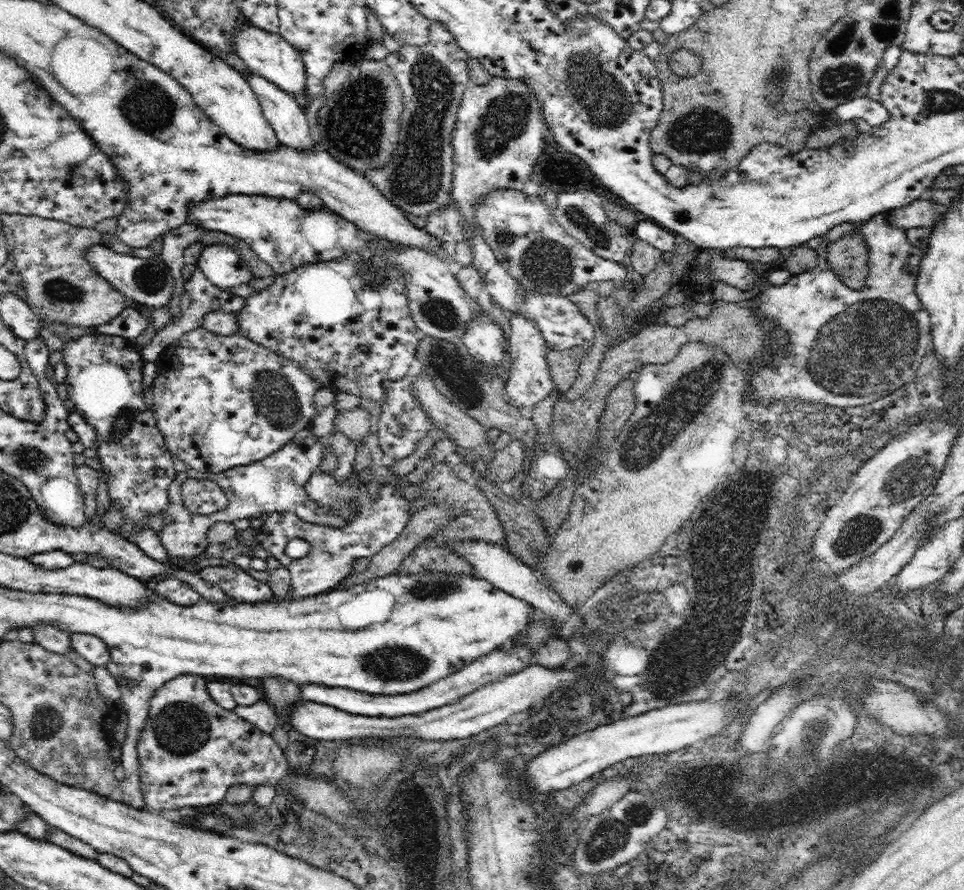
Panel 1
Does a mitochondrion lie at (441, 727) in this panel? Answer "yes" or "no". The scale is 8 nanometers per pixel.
no

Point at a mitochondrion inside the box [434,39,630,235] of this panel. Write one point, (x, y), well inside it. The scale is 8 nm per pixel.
(505, 118)

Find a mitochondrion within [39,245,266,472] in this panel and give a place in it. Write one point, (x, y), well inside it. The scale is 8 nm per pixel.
(150, 278)

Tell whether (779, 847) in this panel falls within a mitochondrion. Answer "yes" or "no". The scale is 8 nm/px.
no

